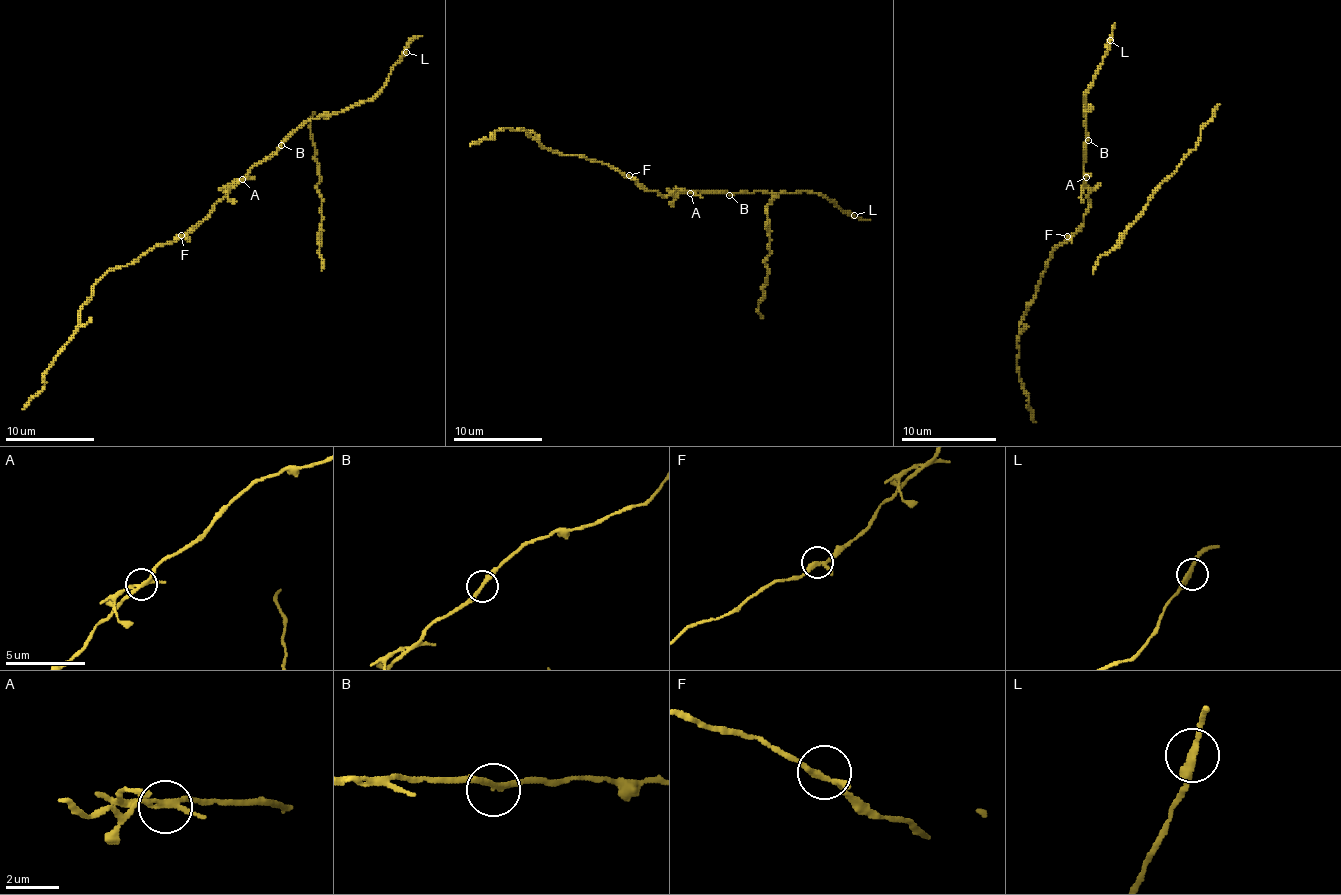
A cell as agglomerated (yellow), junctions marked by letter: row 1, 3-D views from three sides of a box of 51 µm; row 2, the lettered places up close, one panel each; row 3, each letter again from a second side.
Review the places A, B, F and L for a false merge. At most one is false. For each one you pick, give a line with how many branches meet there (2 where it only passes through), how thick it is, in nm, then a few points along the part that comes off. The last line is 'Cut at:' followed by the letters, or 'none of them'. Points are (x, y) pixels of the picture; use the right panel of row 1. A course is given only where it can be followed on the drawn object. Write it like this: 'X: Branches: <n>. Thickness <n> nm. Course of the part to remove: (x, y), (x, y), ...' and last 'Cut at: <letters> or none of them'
A: Branches: 3. Thickness 200 nm. Course of the part to remove: (1086, 176), (1081, 195), (1083, 200)
Cut at: A

